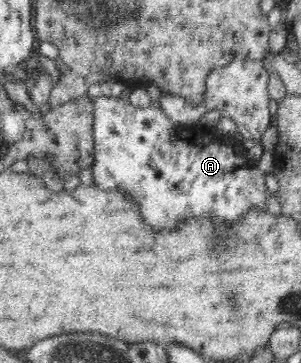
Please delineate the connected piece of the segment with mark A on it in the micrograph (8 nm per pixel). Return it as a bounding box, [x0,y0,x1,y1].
[92,96,266,227]

